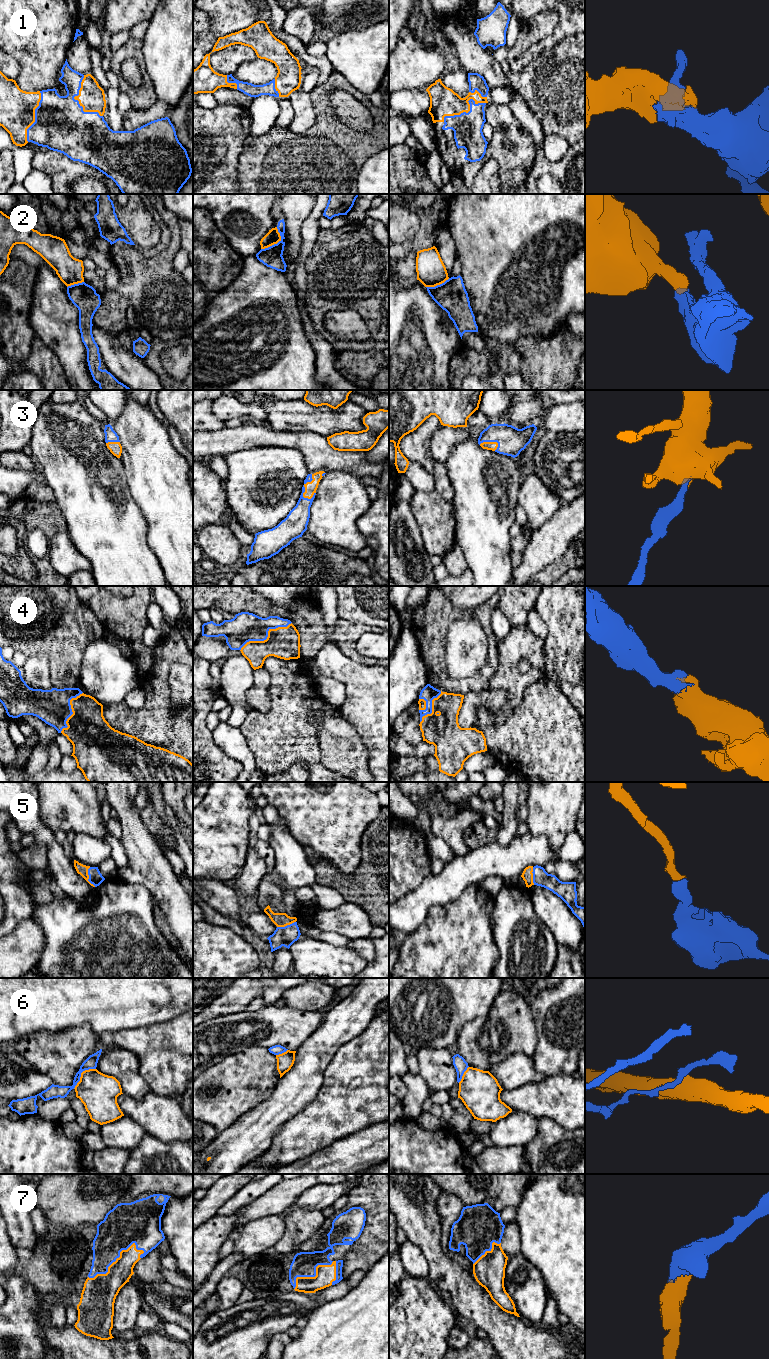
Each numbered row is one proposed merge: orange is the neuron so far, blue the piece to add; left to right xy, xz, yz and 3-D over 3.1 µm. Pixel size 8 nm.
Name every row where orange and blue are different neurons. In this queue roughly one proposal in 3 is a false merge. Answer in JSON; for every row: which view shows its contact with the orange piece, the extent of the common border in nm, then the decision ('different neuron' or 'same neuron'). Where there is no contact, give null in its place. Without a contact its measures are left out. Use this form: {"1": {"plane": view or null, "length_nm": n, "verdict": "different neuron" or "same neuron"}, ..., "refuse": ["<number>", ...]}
{"1": {"plane": "xy", "length_nm": 360, "verdict": "same neuron"}, "2": {"plane": "xz", "length_nm": 220, "verdict": "different neuron"}, "3": {"plane": "xz", "length_nm": 220, "verdict": "same neuron"}, "4": {"plane": "xz", "length_nm": 480, "verdict": "same neuron"}, "5": {"plane": "xy", "length_nm": 170, "verdict": "same neuron"}, "6": {"plane": "xy", "length_nm": 240, "verdict": "different neuron"}, "7": {"plane": "xy", "length_nm": 500, "verdict": "same neuron"}, "refuse": ["2", "6"]}

